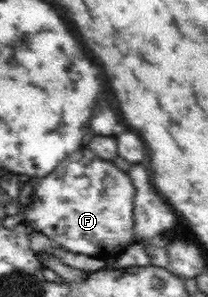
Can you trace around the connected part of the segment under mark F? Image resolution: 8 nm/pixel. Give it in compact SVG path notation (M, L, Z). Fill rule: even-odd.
M82 147L77 152L71 154L67 159L64 159L55 169L47 174L47 177L38 178L33 180L33 191L31 194L31 202L28 204L29 209L27 209L26 213L23 213L24 219L23 222L25 224L29 224L35 232L39 232L49 239L57 242L61 248L67 250L71 253L83 253L83 255L89 255L89 257L97 257L97 259L111 259L116 256L121 255L123 251L129 246L135 243L134 240L134 223L135 219L133 217L133 205L134 205L134 197L135 197L135 188L130 178L130 175L123 170L119 169L118 166L113 165L111 161L103 161L103 159L97 159L97 157L93 157L93 153L91 151L87 151L85 147Z

